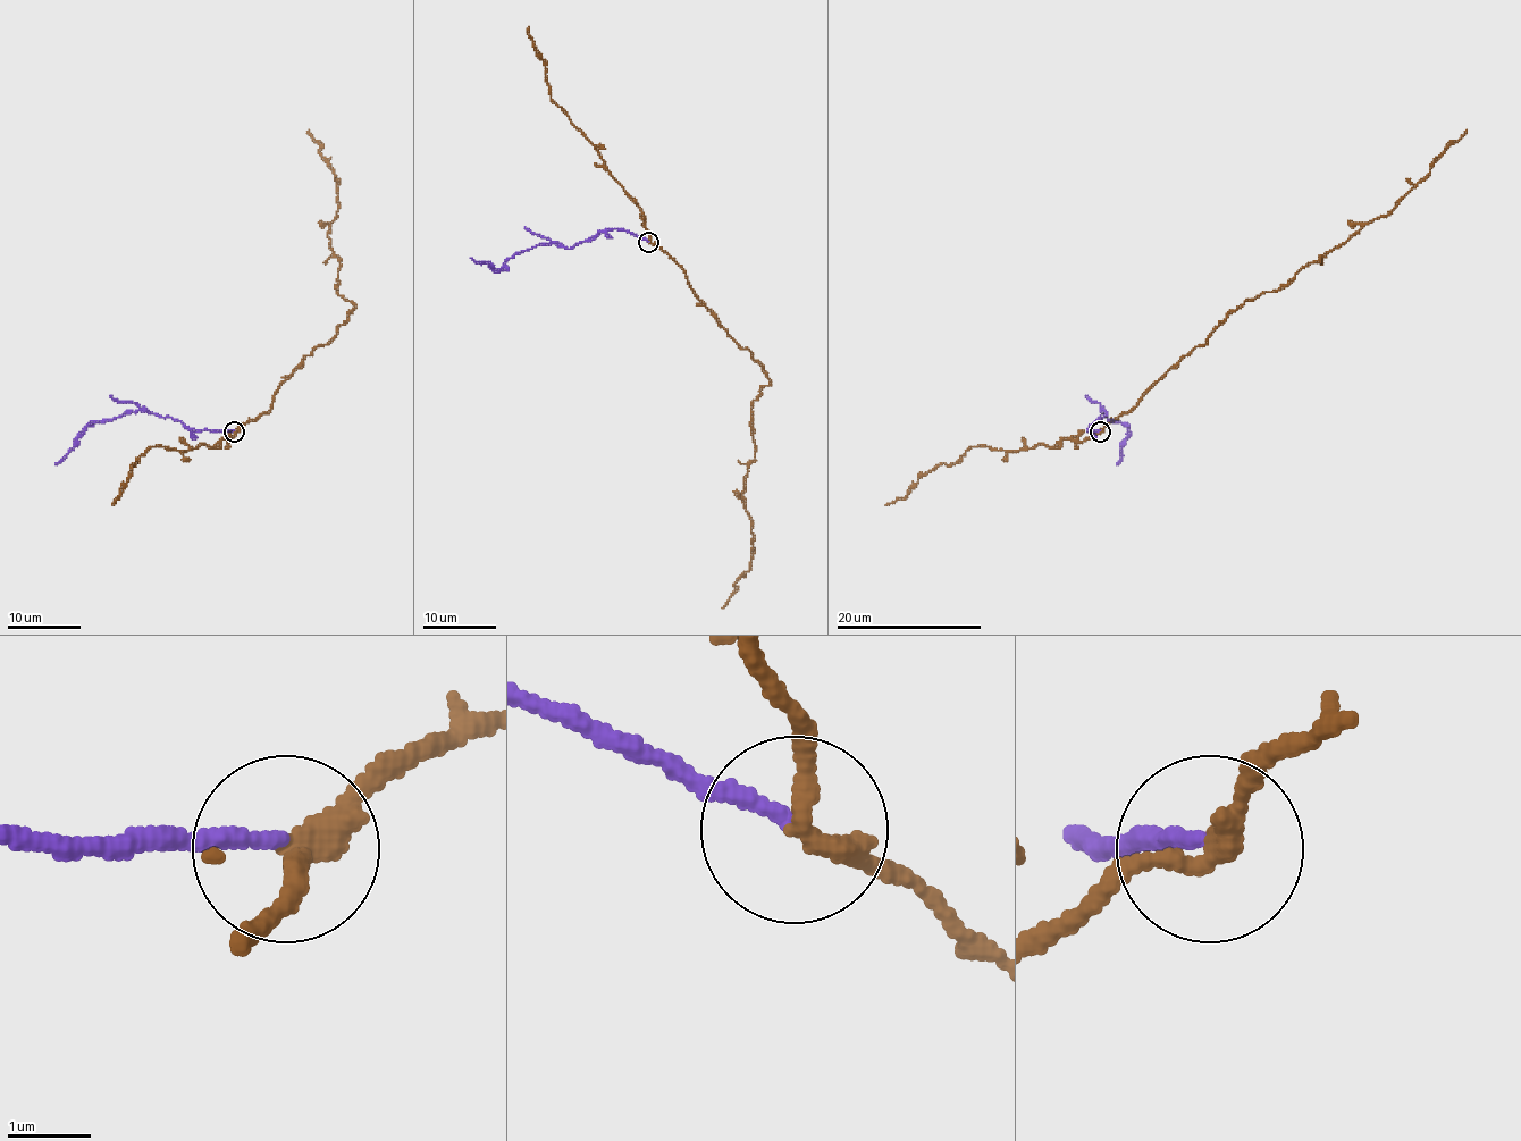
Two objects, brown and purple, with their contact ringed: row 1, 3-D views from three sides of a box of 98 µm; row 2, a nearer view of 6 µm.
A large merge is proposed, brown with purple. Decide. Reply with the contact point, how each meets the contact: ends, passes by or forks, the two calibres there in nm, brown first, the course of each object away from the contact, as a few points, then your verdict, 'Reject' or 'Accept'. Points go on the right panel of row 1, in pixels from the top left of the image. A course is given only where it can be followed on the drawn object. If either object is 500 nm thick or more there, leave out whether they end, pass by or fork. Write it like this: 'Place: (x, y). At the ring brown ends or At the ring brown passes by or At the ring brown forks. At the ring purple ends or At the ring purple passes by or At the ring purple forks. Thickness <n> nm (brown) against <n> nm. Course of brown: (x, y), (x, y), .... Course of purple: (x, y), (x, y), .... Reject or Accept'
Place: (1100, 431). At the ring brown passes by. At the ring purple ends. Thickness 280 nm (brown) against 180 nm. Course of brown: (1100, 431), (1129, 412), (1238, 308), (1260, 293), (1277, 292), (1311, 262), (1384, 217), (1467, 129). Course of purple: (1100, 430), (1087, 430), (1107, 413), (1102, 410), (1111, 421), (1118, 421), (1127, 428), (1122, 459), (1116, 464). Reject

